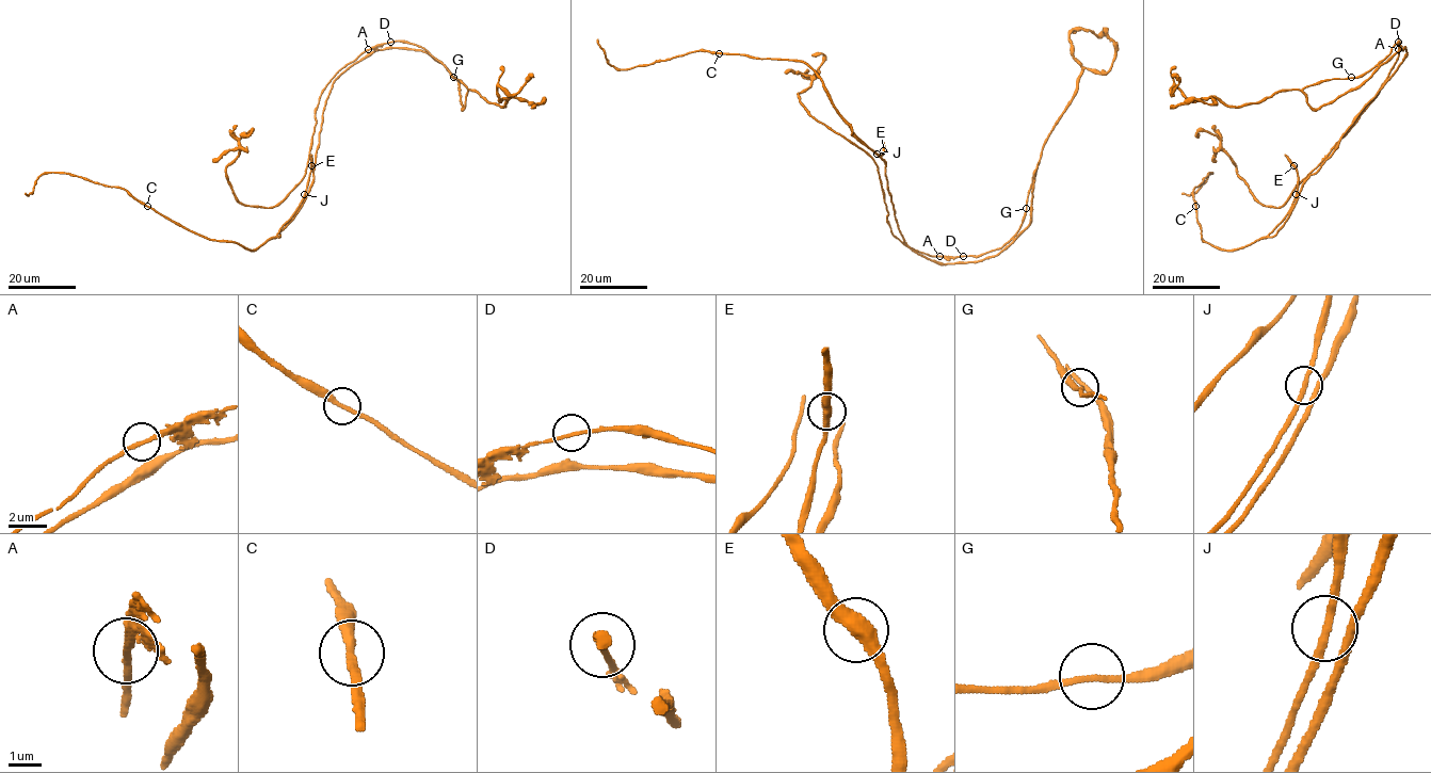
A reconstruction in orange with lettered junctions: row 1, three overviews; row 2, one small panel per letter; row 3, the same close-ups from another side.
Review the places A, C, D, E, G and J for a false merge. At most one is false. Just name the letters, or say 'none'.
none

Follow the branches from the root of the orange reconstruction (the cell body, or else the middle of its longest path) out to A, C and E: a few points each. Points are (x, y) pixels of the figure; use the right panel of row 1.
A: (1400, 63), (1407, 55), (1404, 48), (1382, 62), (1398, 41), (1399, 49)
C: (1400, 63), (1267, 236), (1239, 248), (1218, 250), (1202, 240), (1195, 206)
E: (1400, 63), (1298, 195), (1298, 173), (1293, 165)

